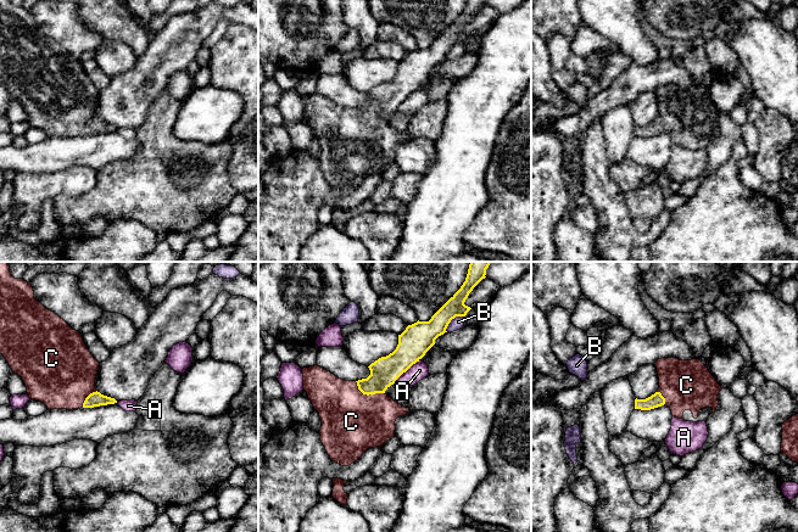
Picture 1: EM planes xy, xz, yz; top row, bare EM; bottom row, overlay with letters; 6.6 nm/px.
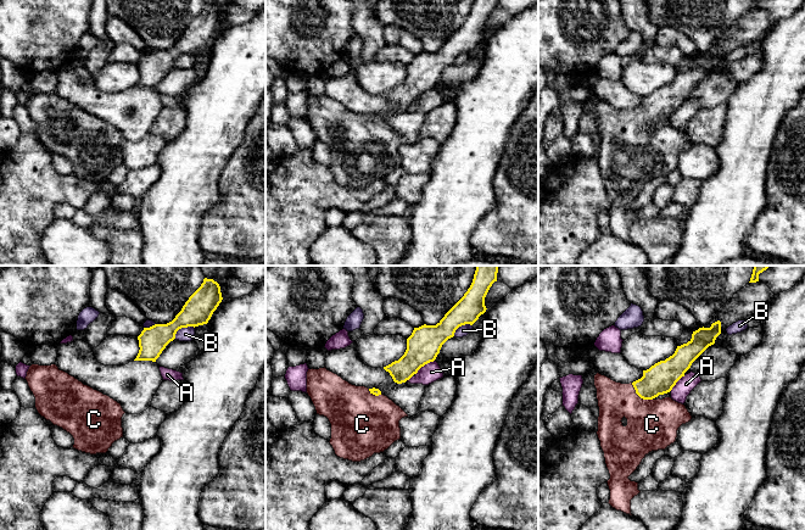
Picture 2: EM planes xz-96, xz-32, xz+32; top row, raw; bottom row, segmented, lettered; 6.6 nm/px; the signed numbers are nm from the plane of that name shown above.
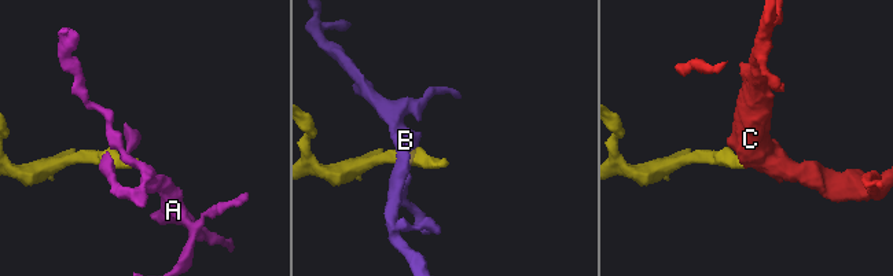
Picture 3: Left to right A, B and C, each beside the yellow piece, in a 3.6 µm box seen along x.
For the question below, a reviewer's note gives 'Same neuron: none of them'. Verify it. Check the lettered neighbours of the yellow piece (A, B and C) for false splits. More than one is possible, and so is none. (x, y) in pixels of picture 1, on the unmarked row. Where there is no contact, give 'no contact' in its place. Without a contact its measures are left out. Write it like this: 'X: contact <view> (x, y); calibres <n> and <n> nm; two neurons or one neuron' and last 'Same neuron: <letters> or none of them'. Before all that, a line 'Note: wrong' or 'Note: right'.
Note: wrong
A: contact xz (406, 98); calibres 200 and 120 nm; two neurons
B: contact xz (451, 46); calibres 200 and 80 nm; two neurons
C: contact xz (368, 122); calibres 190 and 400 nm; one neuron
Same neuron: C

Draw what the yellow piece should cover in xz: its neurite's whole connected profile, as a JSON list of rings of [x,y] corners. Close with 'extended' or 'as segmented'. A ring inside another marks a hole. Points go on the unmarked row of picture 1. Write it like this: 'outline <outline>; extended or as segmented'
outline [[[468,0],[461,16],[431,44],[429,49],[417,49],[408,52],[398,62],[396,77],[386,84],[381,84],[368,95],[370,102],[358,108],[345,108],[330,99],[314,93],[303,95],[303,117],[312,129],[314,138],[319,140],[322,153],[319,157],[320,168],[330,186],[341,194],[348,194],[357,189],[368,175],[381,174],[395,163],[397,145],[408,141],[404,135],[385,118],[396,110],[413,91],[419,89],[425,80],[435,72],[435,67],[443,62],[456,44],[465,44],[471,37],[464,29],[473,16],[486,4],[486,0]]]; extended

